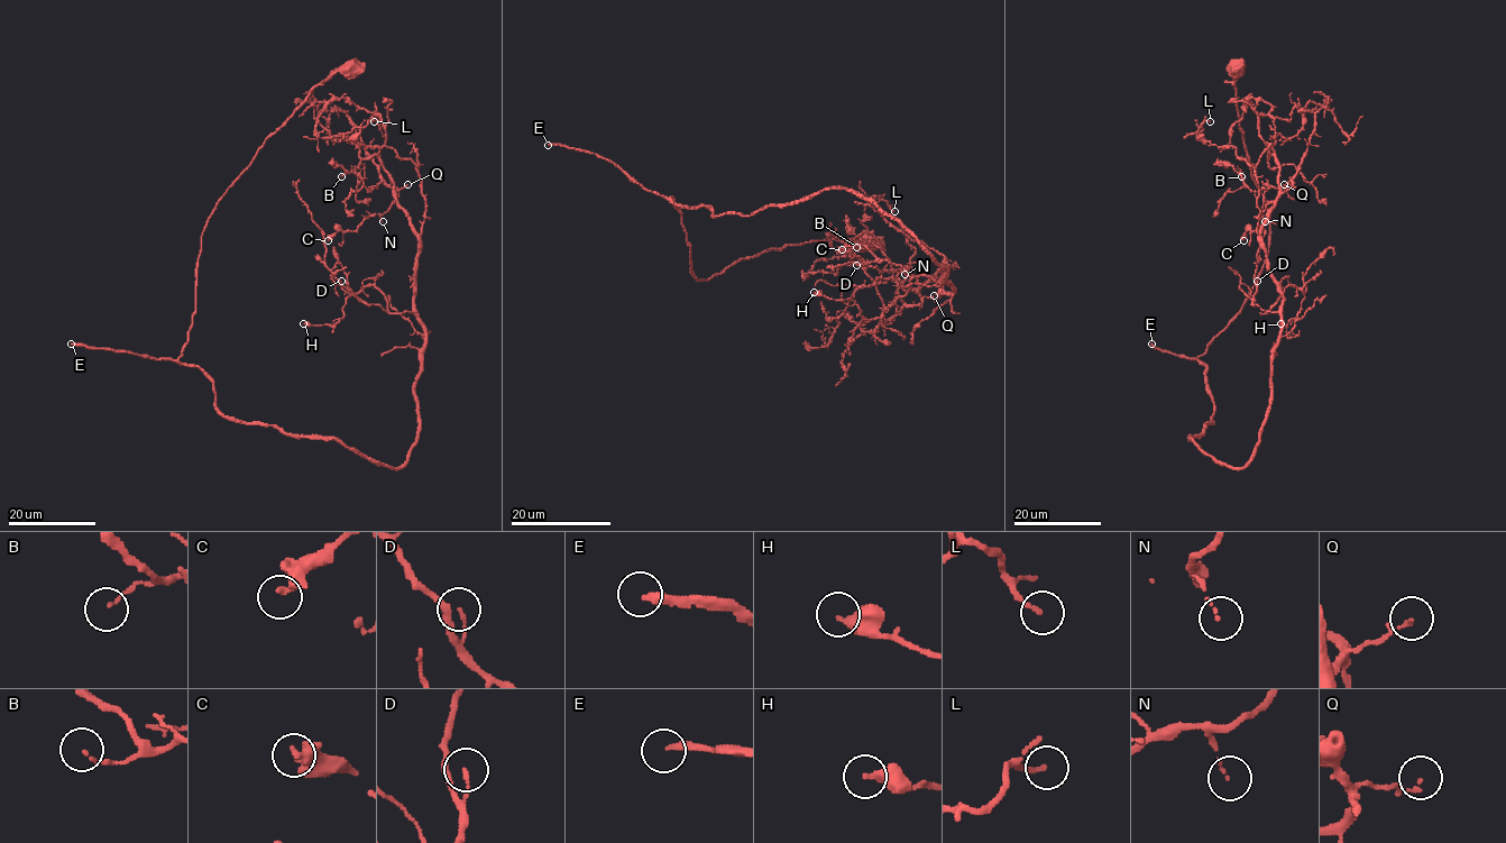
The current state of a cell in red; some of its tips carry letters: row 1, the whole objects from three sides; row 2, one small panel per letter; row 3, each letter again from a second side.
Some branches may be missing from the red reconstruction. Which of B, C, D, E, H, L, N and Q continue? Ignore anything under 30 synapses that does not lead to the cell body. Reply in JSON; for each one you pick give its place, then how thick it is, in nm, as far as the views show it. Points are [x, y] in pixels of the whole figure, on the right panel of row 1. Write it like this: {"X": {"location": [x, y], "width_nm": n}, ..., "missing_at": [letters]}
{"E": {"location": [1151, 344], "width_nm": 280}, "missing_at": ["E"]}

